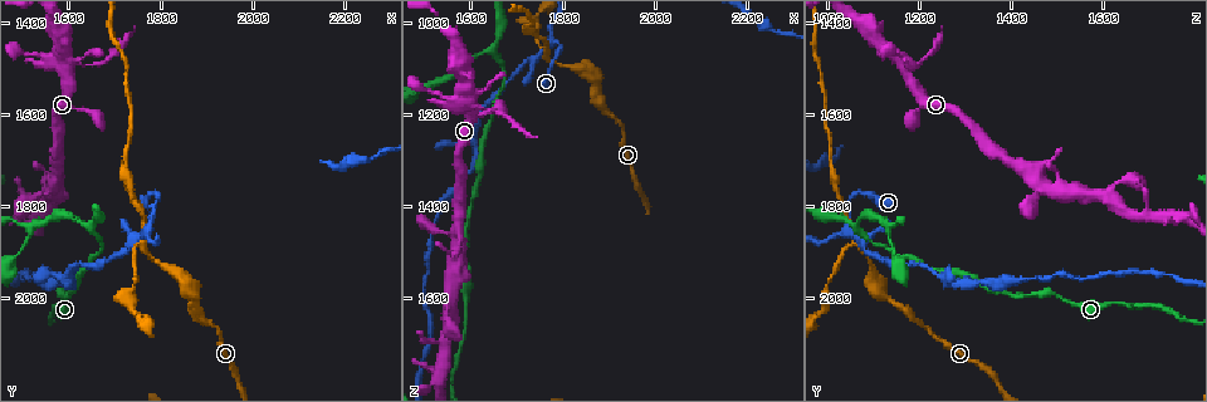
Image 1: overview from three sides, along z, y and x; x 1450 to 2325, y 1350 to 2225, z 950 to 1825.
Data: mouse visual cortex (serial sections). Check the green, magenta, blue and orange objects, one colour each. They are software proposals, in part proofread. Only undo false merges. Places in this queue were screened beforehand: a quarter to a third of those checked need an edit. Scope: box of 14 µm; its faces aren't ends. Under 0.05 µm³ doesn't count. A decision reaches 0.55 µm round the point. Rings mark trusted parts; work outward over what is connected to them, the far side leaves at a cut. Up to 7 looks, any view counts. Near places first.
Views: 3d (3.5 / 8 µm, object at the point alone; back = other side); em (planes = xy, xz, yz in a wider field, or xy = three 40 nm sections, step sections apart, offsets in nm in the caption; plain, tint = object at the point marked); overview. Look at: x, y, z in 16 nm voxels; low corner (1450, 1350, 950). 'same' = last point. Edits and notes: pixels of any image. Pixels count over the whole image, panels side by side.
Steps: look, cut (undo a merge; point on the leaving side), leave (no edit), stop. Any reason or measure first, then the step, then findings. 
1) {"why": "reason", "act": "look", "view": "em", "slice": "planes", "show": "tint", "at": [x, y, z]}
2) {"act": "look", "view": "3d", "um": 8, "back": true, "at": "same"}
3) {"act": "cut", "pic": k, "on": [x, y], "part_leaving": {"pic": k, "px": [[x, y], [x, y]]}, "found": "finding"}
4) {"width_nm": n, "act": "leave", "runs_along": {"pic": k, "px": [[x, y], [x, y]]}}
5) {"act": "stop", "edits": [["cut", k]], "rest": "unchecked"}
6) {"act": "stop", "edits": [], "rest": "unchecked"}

{"why": "a narrow waist", "act": "look", "view": "3d", "um": 3.5, "at": [1785, 1800, 1040]}

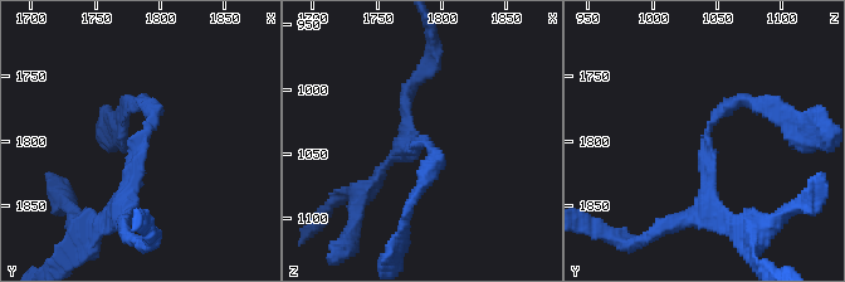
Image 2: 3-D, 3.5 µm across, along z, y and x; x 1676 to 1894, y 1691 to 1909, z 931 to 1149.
{"arm_widths_nm": [150, 200], "act": "leave", "found": "all the same cell"}

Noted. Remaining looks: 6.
{"why": "branch point", "act": "look", "view": "3d", "um": 8, "at": [1645, 1850, 1060]}

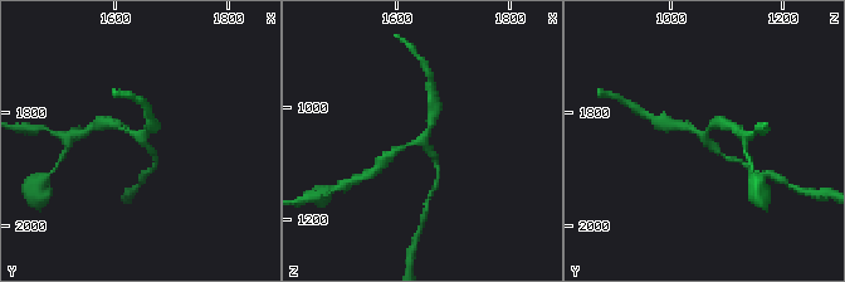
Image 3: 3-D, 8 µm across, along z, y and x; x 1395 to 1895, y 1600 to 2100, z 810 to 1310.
{"arms": 3, "arm_widths_nm": [150, 150, 250], "why": "need the tissue", "act": "look", "view": "em", "slice": "xy", "step": 5, "show": "tint", "at": [1645, 1845, 1060]}

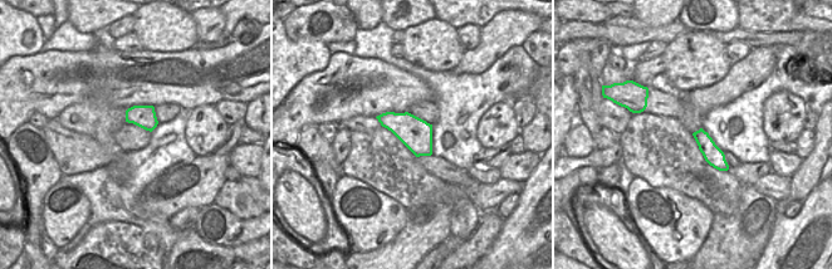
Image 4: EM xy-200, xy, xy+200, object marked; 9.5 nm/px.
{"act": "leave", "runs_along": {"pic": 3, "px": [[155, 159], [143, 140], [110, 124]]}, "found": "continuous, no second cell"}

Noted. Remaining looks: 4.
{"why": "a fork", "act": "look", "view": "3d", "um": 3.5, "at": [1605, 1950, 1235]}

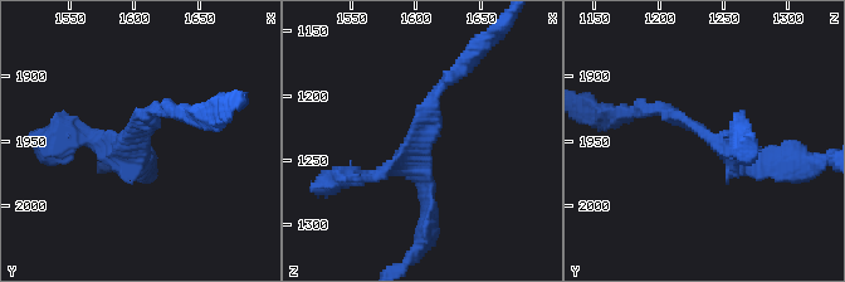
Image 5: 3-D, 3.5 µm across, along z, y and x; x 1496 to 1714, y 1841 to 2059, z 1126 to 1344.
{"arms": 3, "arm_widths_nm": [150, 150, 150], "act": "look", "view": "em", "slice": "planes", "show": "tint", "at": [1604, 1946, 1236]}

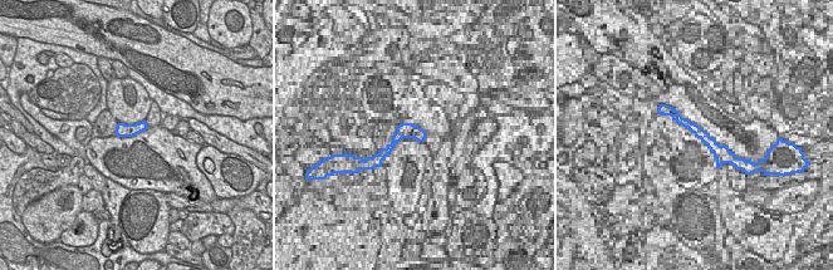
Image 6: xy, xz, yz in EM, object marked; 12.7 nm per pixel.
{"act": "leave", "runs_along": {"pic": 5, "px": [[644, 111], [776, 161]]}, "found": "all the same cell"}

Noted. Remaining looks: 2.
{"act": "stop", "edits": [], "rest": "unchecked"}

